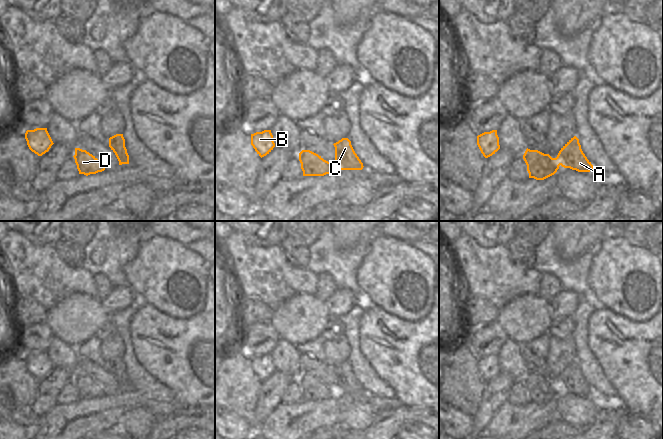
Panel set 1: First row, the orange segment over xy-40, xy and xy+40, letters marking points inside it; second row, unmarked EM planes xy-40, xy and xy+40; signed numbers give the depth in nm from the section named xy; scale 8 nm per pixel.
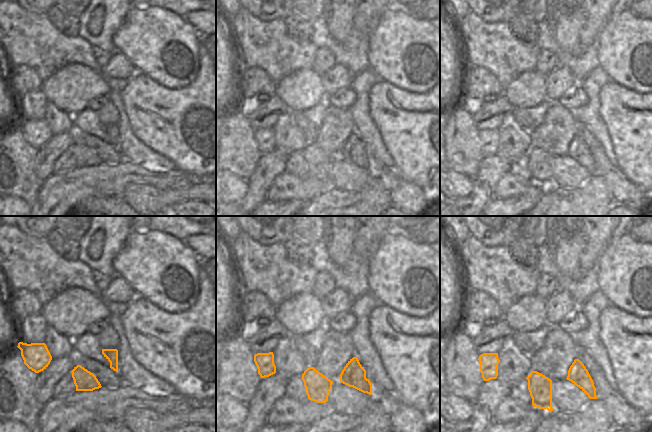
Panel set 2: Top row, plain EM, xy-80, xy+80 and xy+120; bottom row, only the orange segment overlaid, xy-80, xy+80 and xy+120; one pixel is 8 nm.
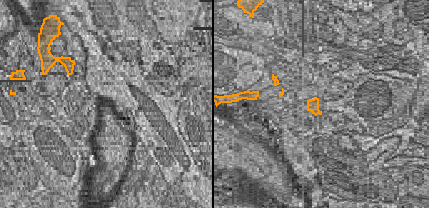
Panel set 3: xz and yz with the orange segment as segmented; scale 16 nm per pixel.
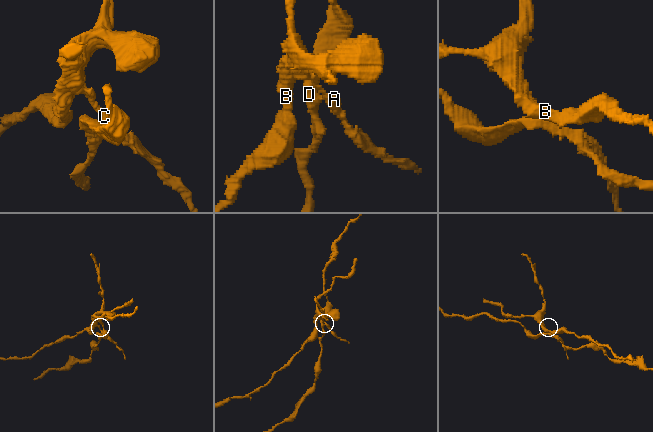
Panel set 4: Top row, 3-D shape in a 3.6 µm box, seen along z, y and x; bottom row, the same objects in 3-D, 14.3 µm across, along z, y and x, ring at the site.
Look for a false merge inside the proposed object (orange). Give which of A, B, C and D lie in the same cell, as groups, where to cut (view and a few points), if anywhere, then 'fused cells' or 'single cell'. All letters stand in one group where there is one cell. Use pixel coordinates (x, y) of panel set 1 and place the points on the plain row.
A B C D; no cut; single cell

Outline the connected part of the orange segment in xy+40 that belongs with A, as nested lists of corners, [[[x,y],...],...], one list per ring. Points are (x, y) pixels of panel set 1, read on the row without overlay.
[[[574,360],[559,375],[556,382],[538,374],[526,373],[523,383],[527,389],[529,402],[544,404],[554,399],[559,390],[570,392],[578,396],[590,396],[593,389],[581,373],[579,363]]]

